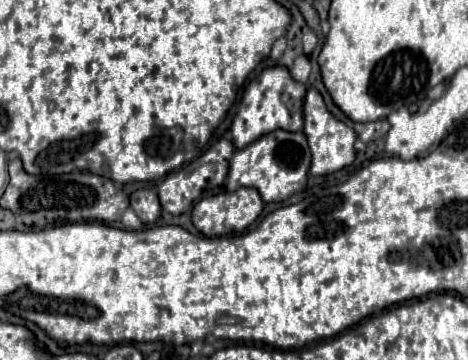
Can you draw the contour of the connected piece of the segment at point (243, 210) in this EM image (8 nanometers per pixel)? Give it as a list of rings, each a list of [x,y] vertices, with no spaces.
[[[239,188],[195,202],[191,222],[205,236],[239,234],[261,214],[263,200],[255,188]]]

